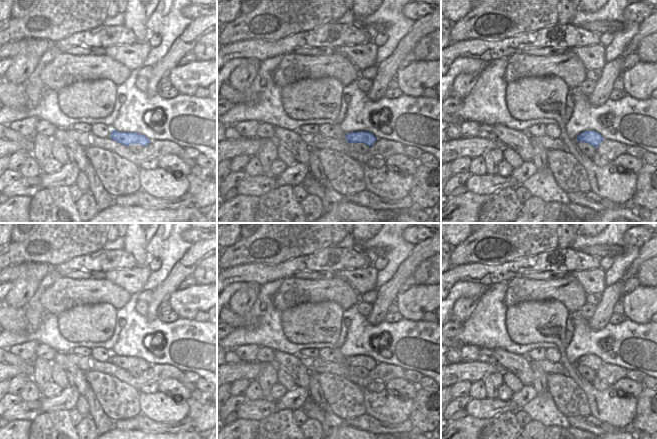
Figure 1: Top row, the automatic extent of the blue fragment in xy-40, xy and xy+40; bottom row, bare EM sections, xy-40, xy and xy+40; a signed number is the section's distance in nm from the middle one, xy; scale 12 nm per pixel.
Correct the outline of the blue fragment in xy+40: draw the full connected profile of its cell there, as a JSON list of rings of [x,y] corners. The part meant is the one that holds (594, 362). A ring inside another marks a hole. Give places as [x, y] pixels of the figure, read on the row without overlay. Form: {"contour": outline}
{"contour": [[[584,355],[580,357],[576,363],[576,365],[579,366],[587,366],[595,372],[597,372],[603,364],[604,362],[597,355]]]}

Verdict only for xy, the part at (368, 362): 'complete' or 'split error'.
complete

